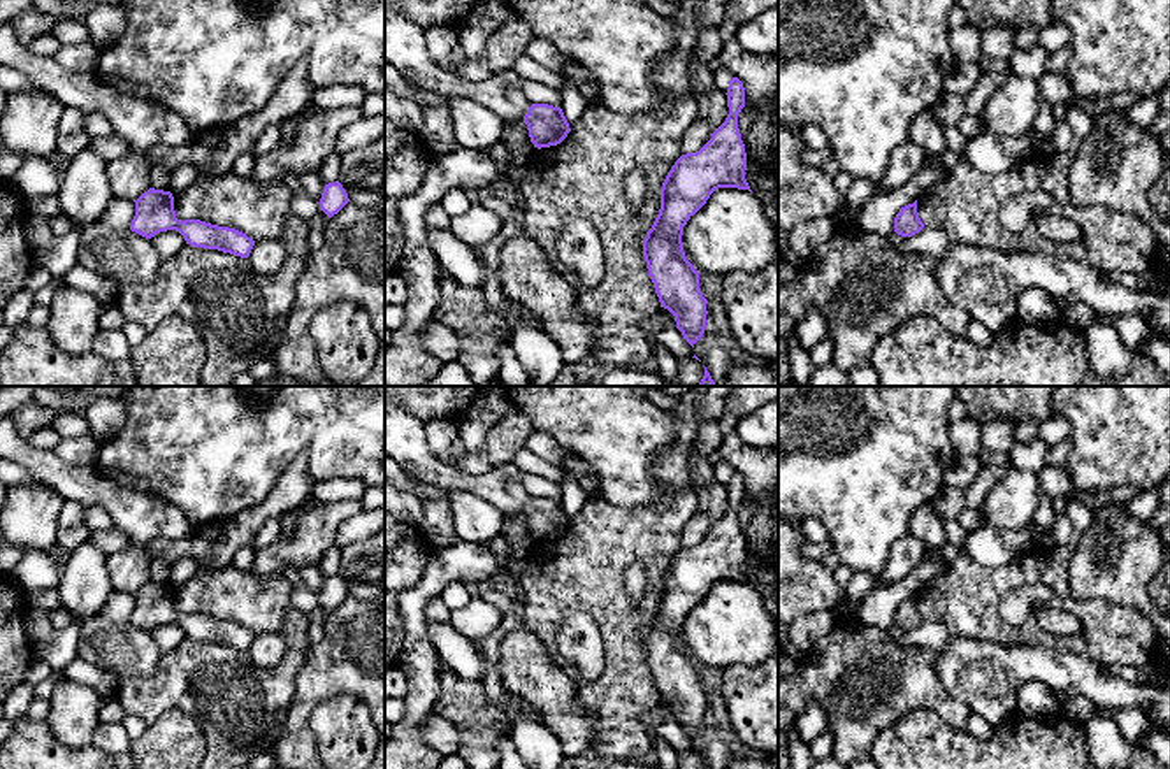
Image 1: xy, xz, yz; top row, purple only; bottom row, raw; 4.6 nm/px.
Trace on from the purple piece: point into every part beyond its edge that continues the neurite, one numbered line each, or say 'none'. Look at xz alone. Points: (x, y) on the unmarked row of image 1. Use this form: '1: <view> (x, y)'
1: xz (404, 434)

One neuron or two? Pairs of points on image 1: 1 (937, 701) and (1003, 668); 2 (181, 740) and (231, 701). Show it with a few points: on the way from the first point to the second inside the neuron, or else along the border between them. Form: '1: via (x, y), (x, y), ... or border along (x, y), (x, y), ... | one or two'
1: border along (937, 655), (935, 673), (942, 685), (972, 711) | two
2: border along (158, 715), (185, 711), (201, 727), (206, 750) | two

